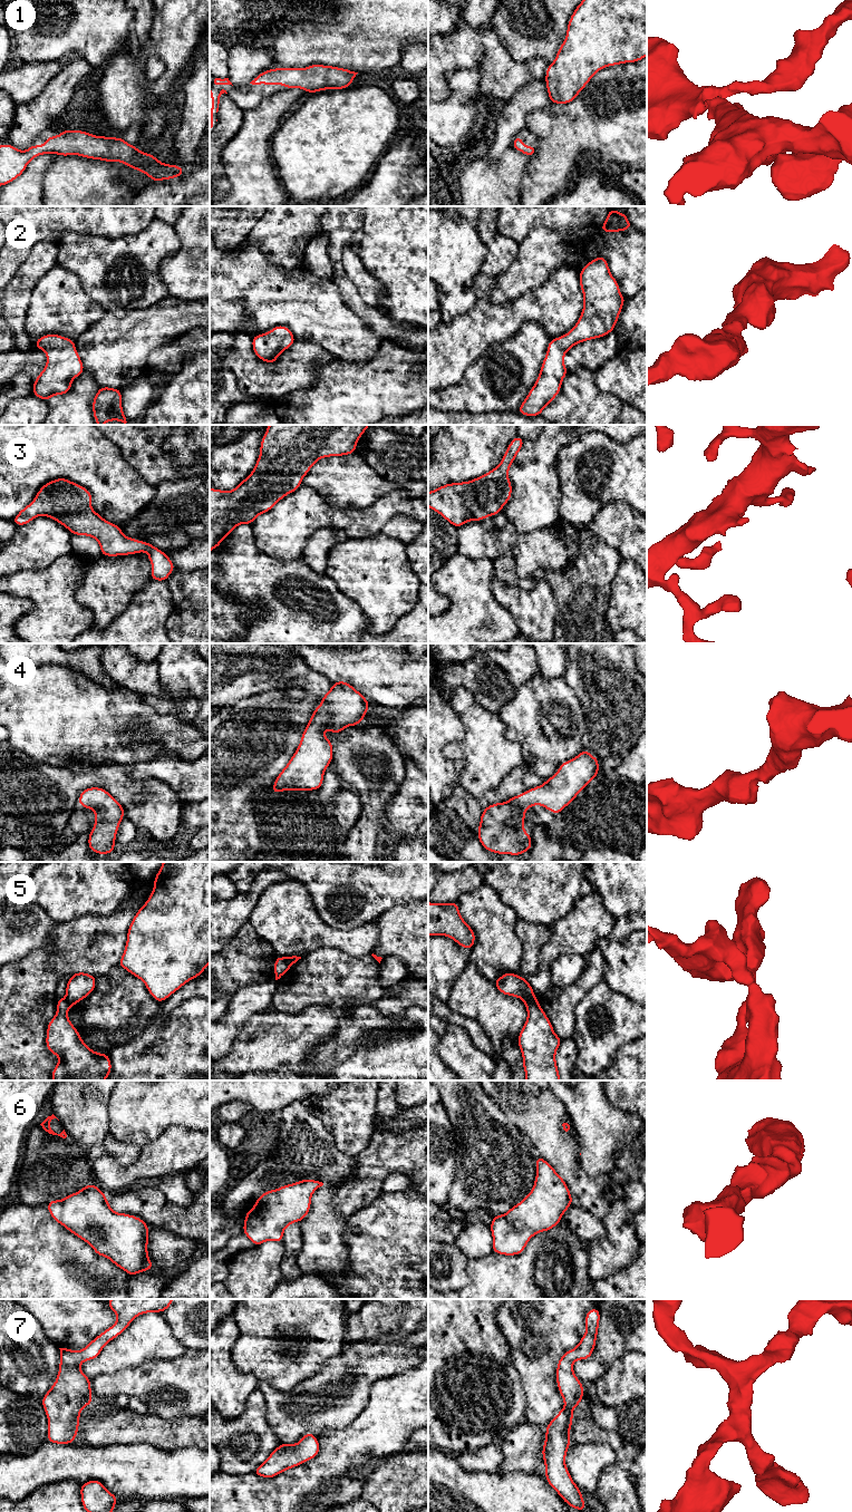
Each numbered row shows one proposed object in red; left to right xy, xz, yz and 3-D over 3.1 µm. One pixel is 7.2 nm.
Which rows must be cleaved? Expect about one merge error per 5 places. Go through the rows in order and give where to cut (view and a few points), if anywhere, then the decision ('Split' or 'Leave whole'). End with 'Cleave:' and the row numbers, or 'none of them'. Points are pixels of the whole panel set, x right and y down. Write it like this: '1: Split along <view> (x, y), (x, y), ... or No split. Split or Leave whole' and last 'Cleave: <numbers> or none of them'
1: No split. Leave whole
2: No split. Leave whole
3: No split. Leave whole
4: No split. Leave whole
5: Split along yz (533, 995), (525, 1002). Split
6: No split. Leave whole
7: No split. Leave whole
Cleave: 5

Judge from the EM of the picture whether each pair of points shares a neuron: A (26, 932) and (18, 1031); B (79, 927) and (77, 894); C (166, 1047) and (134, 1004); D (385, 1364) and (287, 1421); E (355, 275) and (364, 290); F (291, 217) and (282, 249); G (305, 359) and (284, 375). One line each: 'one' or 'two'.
A: two
B: two
C: two
D: one
E: one
F: one
G: one

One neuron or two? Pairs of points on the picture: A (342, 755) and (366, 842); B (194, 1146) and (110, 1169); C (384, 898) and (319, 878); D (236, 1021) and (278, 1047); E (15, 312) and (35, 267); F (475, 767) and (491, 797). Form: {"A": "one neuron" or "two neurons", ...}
{"A": "one neuron", "B": "one neuron", "C": "one neuron", "D": "two neurons", "E": "one neuron", "F": "two neurons"}

